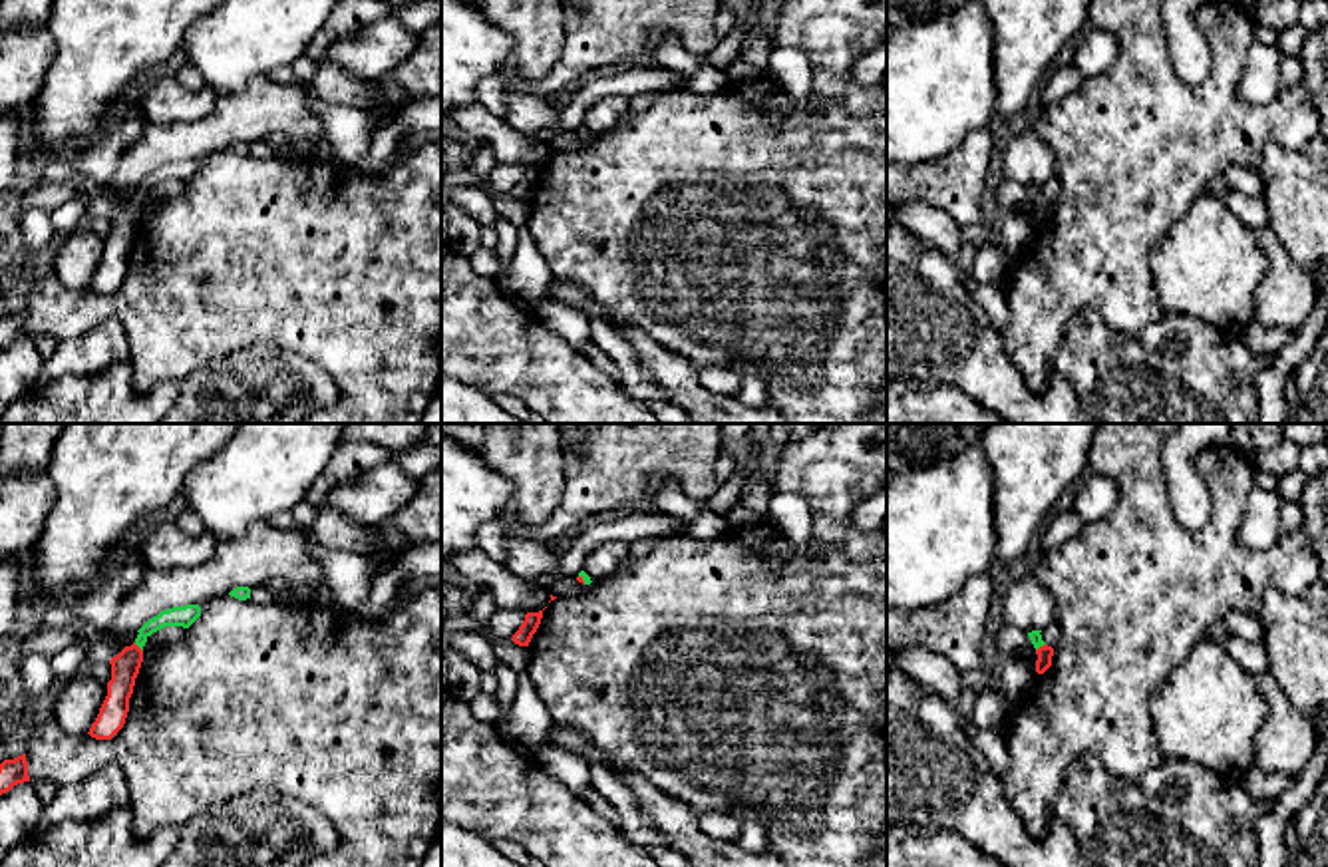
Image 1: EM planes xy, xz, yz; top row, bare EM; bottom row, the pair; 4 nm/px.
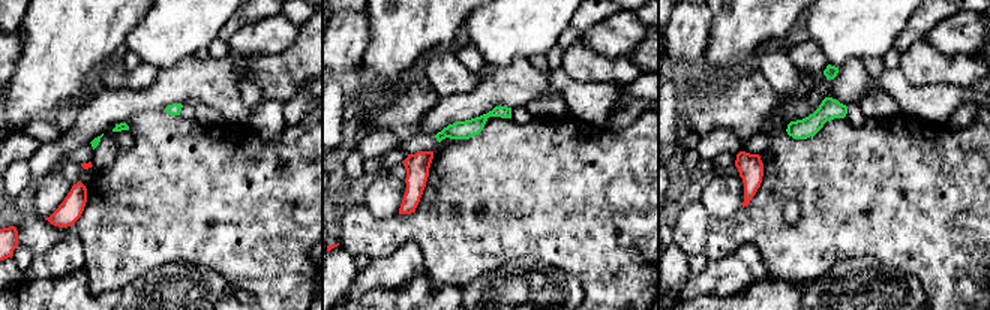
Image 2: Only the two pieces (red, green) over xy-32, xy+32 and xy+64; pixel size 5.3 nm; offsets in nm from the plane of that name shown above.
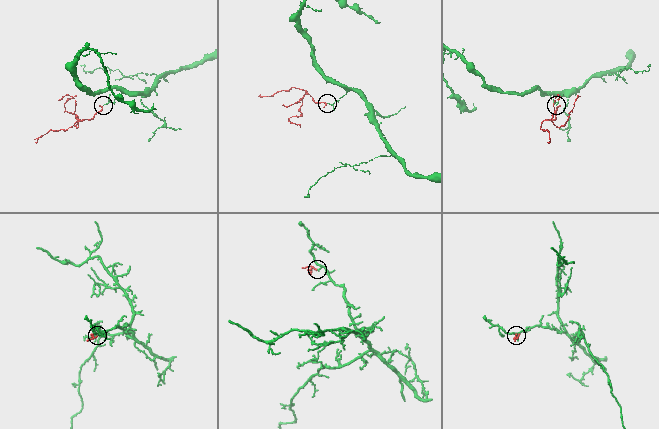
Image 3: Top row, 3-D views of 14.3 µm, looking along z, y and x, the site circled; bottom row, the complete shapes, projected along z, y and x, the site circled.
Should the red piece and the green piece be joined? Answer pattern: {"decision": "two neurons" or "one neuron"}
{"decision": "one neuron"}

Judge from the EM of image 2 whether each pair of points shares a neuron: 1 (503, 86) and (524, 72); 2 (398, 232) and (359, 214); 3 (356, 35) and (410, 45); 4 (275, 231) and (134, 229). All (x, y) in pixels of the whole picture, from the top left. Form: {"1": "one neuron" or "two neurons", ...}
{"1": "one neuron", "2": "one neuron", "3": "two neurons", "4": "one neuron"}

